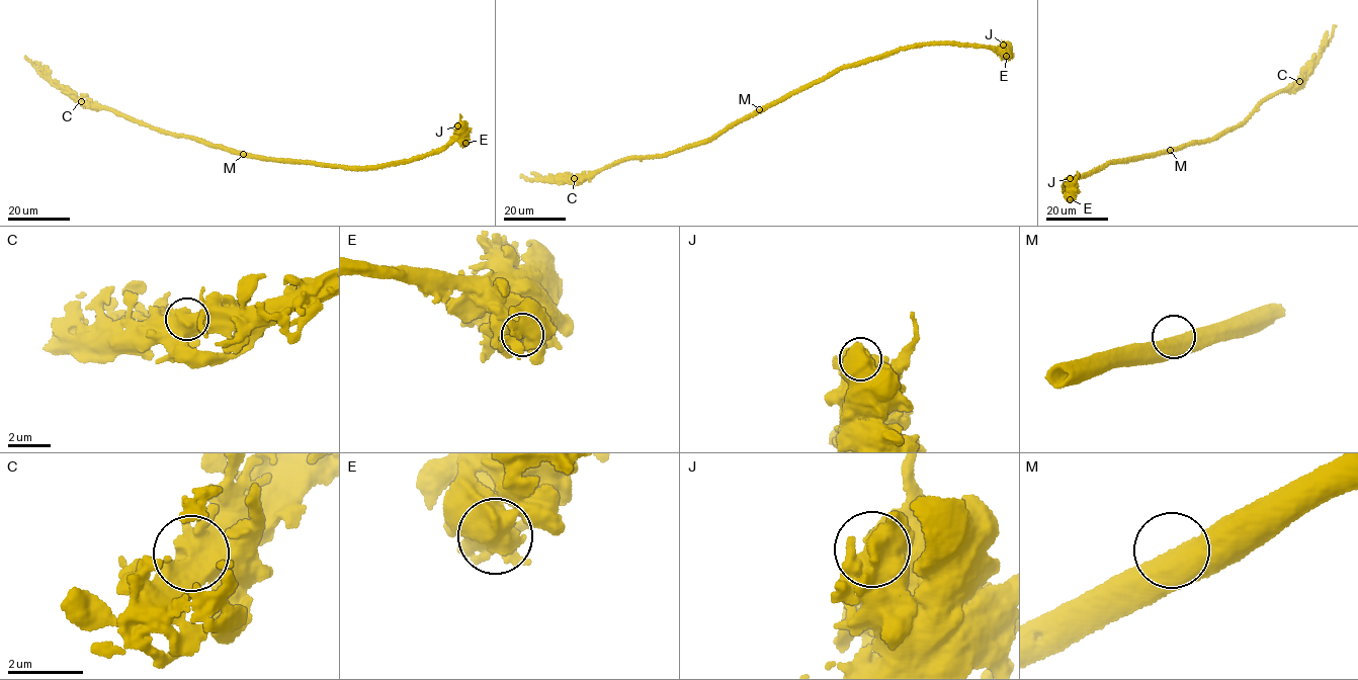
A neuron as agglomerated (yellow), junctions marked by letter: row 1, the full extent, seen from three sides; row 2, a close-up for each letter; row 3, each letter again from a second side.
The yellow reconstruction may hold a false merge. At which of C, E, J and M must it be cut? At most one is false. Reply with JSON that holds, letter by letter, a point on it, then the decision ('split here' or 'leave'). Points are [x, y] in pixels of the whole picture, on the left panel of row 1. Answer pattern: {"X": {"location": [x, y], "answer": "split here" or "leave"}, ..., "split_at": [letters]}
{"C": {"location": [81, 101], "answer": "leave"}, "E": {"location": [465, 143], "answer": "leave"}, "J": {"location": [457, 125], "answer": "leave"}, "M": {"location": [243, 154], "answer": "leave"}, "split_at": []}

